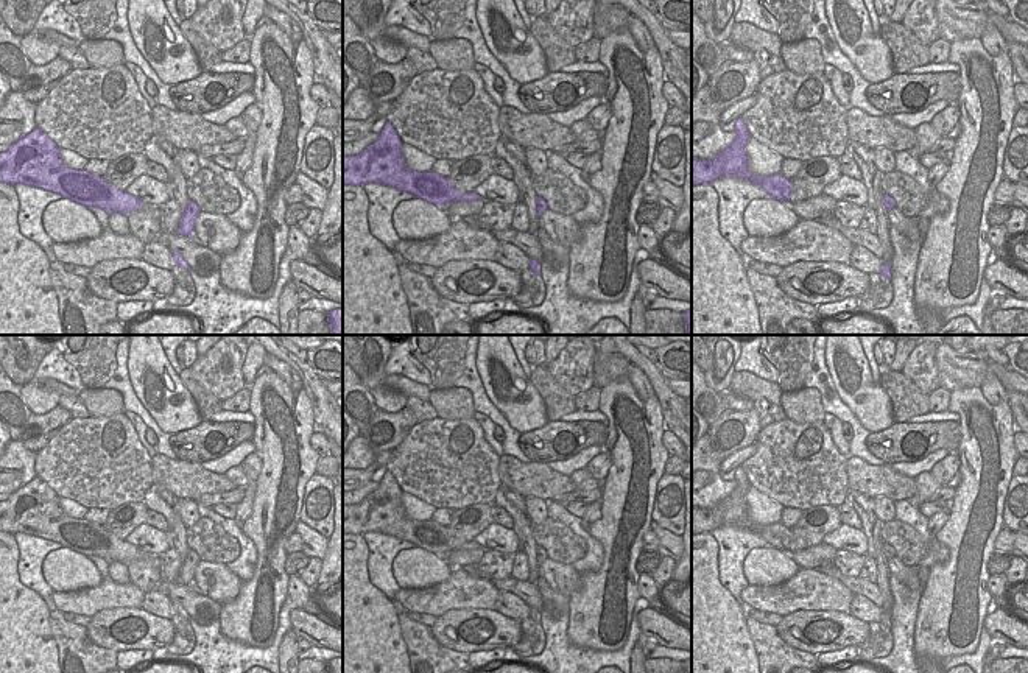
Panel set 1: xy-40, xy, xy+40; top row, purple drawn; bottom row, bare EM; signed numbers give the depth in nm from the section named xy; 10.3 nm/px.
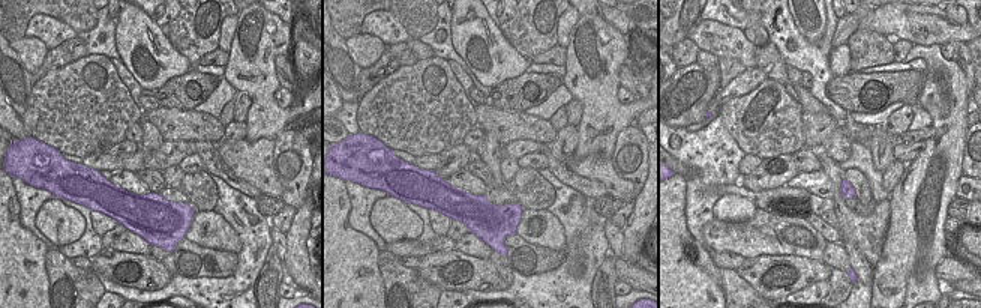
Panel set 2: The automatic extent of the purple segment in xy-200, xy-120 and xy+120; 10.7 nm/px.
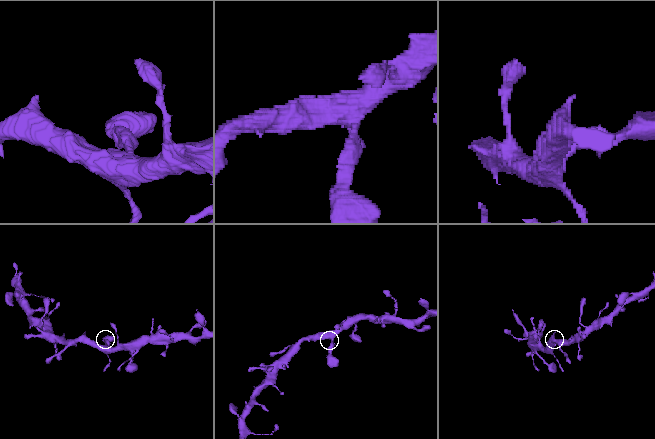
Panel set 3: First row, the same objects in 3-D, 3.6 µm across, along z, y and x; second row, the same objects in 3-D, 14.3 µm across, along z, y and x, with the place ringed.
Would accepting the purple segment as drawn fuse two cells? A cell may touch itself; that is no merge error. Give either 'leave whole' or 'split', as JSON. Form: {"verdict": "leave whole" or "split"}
{"verdict": "leave whole"}

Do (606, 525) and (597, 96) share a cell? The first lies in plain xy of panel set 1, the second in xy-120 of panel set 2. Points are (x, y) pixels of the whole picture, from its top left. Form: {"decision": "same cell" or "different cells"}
{"decision": "same cell"}

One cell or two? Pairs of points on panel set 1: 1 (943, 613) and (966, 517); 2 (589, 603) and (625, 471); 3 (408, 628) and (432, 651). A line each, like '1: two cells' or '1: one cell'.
1: one cell
2: one cell
3: one cell

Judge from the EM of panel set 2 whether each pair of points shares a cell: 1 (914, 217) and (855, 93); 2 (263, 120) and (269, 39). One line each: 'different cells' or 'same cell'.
1: different cells
2: same cell

